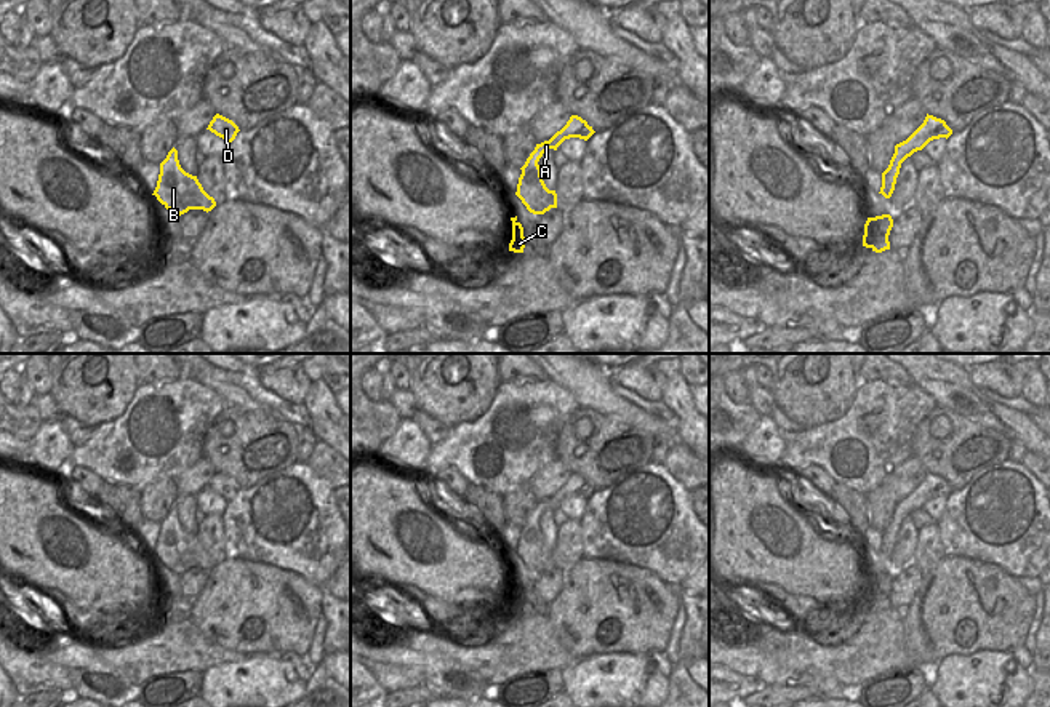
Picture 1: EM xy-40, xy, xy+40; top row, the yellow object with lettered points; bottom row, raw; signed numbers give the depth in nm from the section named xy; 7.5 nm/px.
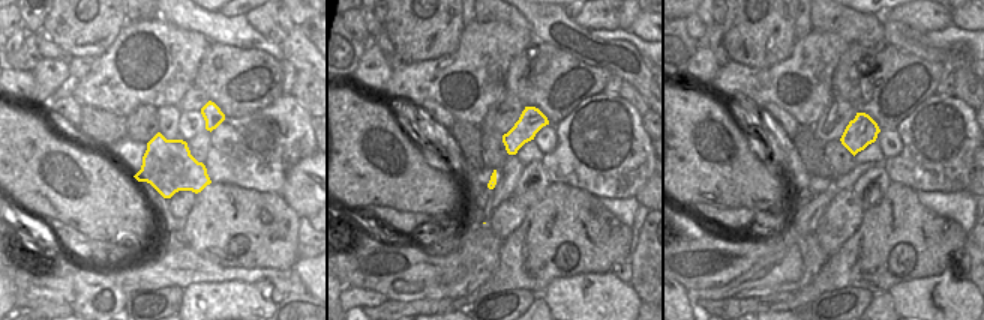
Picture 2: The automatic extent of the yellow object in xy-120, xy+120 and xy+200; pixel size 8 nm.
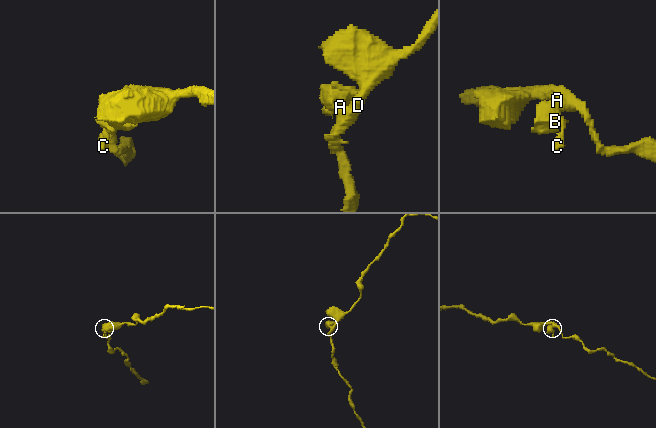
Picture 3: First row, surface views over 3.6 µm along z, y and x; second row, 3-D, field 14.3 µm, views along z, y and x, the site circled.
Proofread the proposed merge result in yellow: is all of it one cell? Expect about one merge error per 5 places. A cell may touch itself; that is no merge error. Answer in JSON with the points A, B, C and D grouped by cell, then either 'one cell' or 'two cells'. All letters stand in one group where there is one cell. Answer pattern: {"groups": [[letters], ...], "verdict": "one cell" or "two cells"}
{"groups": [["A", "B", "C", "D"]], "verdict": "one cell"}

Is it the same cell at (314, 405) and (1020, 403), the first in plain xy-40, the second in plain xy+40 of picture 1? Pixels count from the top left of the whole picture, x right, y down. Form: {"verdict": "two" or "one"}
{"verdict": "two"}

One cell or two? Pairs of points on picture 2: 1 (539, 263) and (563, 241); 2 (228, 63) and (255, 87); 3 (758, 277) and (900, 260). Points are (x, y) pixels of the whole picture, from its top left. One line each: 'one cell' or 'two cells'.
1: one cell
2: one cell
3: two cells

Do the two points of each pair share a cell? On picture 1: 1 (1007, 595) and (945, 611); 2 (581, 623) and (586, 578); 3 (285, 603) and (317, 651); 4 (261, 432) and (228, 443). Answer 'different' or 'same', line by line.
1: same
2: same
3: different
4: same

